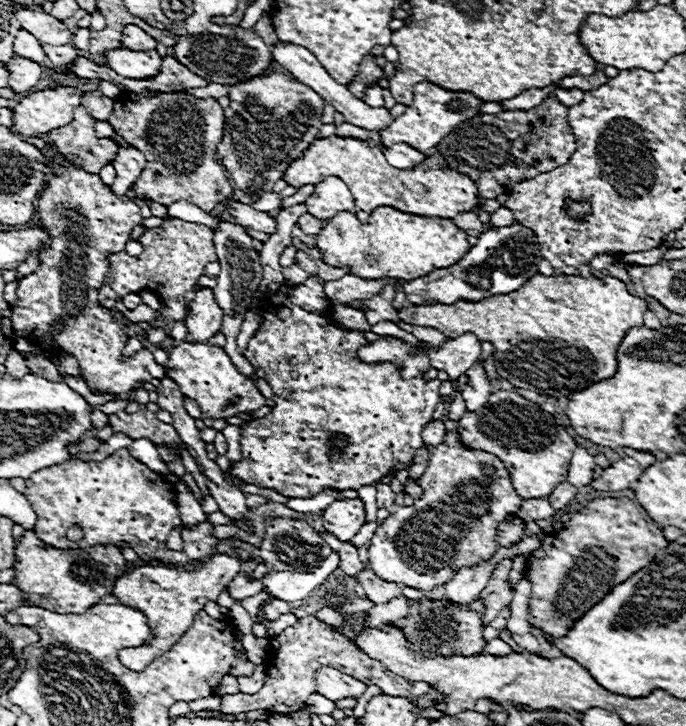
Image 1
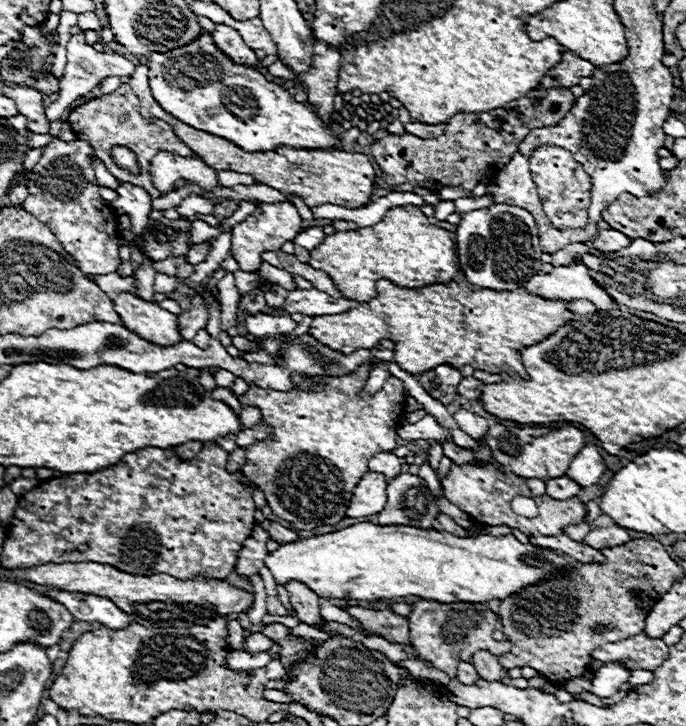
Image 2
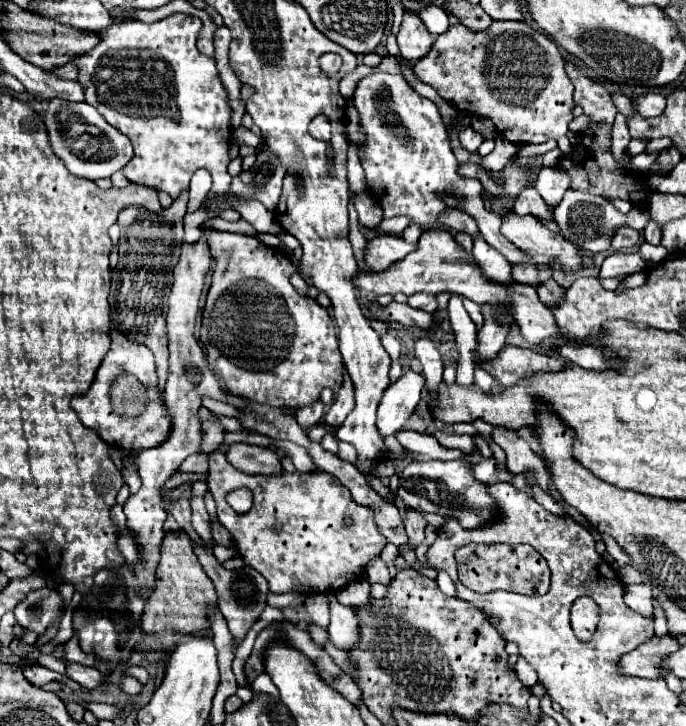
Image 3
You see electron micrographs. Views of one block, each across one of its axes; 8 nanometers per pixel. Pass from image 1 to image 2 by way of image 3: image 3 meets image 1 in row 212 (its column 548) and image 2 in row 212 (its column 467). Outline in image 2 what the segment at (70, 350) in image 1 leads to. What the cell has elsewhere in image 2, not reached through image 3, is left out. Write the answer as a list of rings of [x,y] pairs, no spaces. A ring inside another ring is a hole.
[[[54,138],[48,146],[44,146],[40,162],[30,172],[28,196],[22,202],[22,208],[48,224],[48,228],[64,244],[64,250],[80,264],[84,274],[108,274],[116,272],[122,264],[118,256],[120,238],[116,238],[116,214],[100,198],[98,182],[94,182],[94,168],[88,160],[92,152],[92,146],[84,140],[62,142]]]

